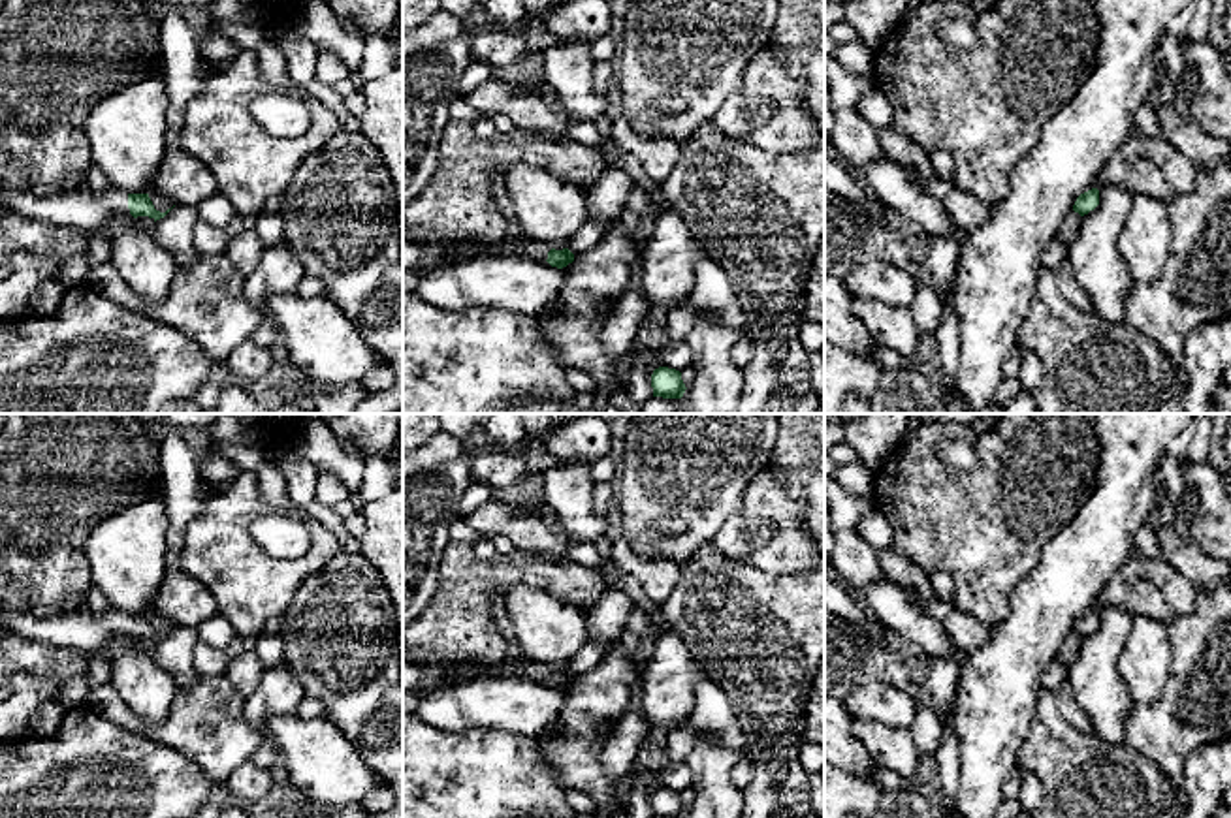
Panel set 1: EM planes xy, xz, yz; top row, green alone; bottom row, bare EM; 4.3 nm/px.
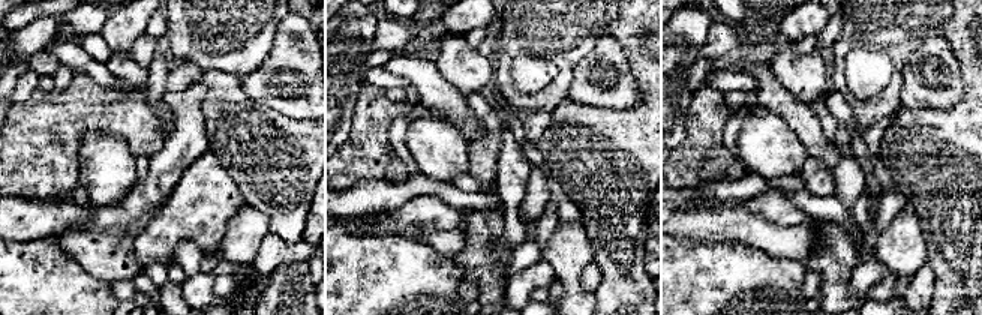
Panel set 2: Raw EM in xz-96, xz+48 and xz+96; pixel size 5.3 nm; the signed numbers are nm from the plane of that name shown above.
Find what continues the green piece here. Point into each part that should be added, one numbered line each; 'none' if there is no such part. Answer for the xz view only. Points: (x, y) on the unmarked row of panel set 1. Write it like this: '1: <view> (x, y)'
1: xz (416, 681)

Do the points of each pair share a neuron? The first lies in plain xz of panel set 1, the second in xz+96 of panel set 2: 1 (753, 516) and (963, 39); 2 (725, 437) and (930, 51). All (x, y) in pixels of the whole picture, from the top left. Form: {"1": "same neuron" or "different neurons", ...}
{"1": "different neurons", "2": "different neurons"}

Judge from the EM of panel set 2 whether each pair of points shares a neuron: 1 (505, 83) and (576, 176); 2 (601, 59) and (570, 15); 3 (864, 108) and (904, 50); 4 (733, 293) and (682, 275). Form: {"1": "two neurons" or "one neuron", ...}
{"1": "two neurons", "2": "two neurons", "3": "one neuron", "4": "one neuron"}

